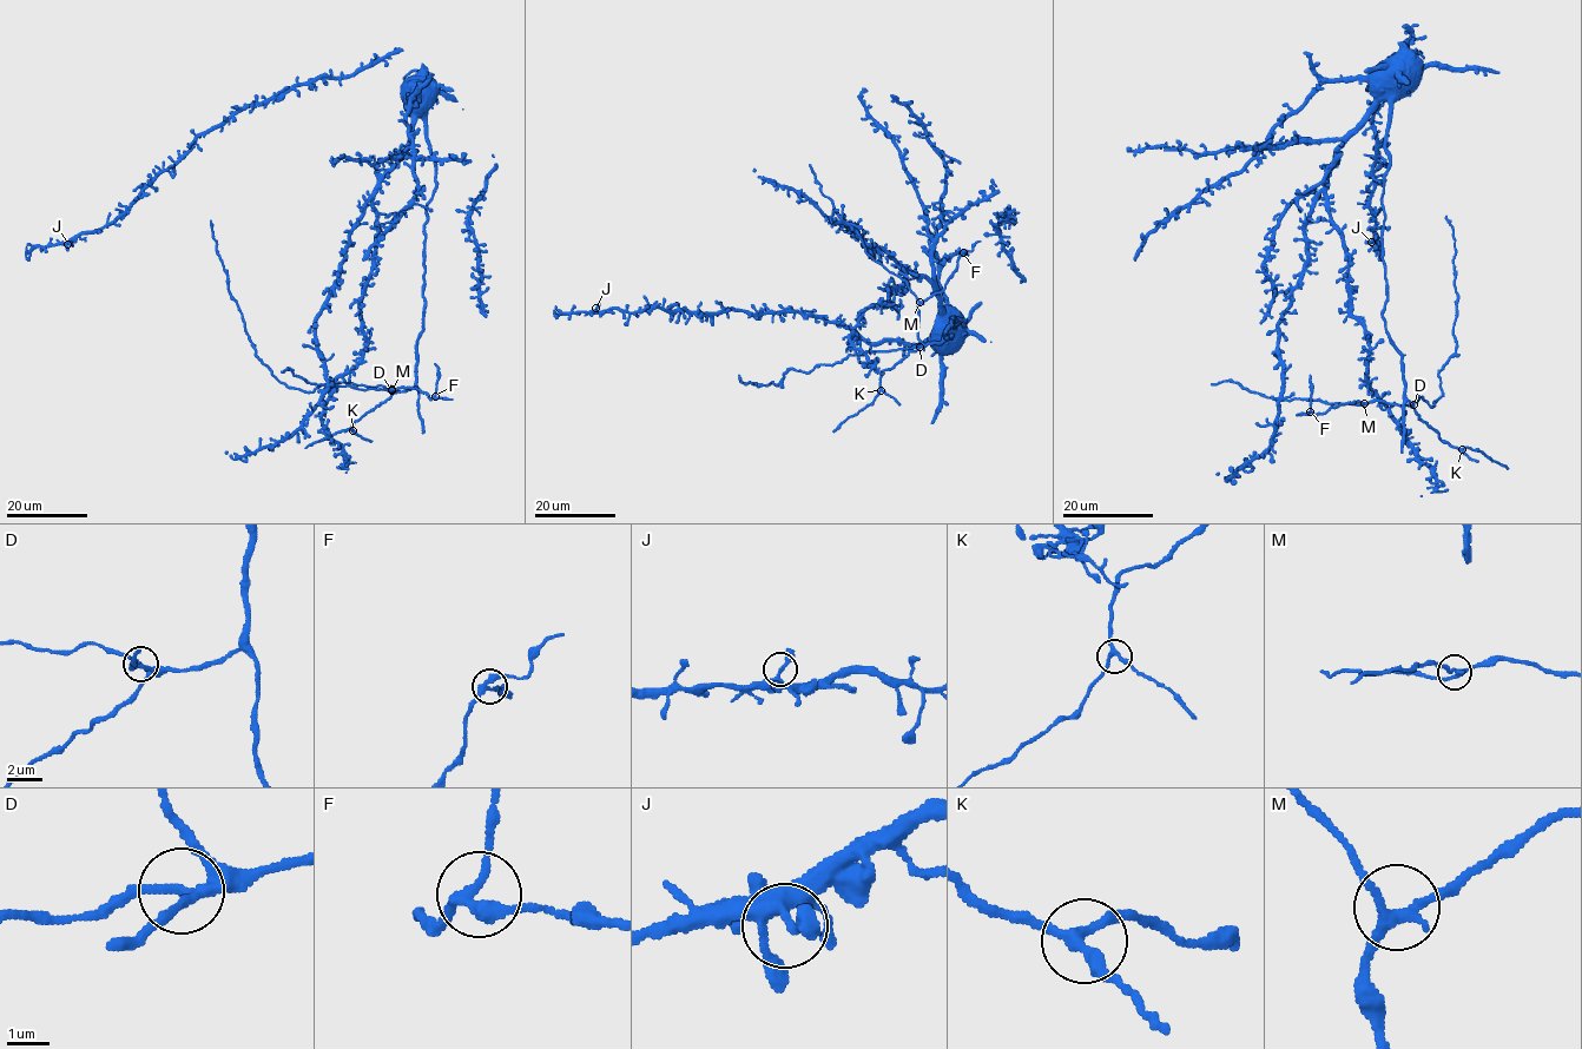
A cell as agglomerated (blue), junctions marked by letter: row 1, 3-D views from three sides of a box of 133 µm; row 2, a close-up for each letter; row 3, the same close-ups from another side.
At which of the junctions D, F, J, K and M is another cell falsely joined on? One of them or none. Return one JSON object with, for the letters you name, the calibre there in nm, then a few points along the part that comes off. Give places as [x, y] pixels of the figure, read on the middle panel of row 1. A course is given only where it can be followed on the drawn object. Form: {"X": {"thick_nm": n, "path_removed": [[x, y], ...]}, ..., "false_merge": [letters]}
{"false_merge": []}

